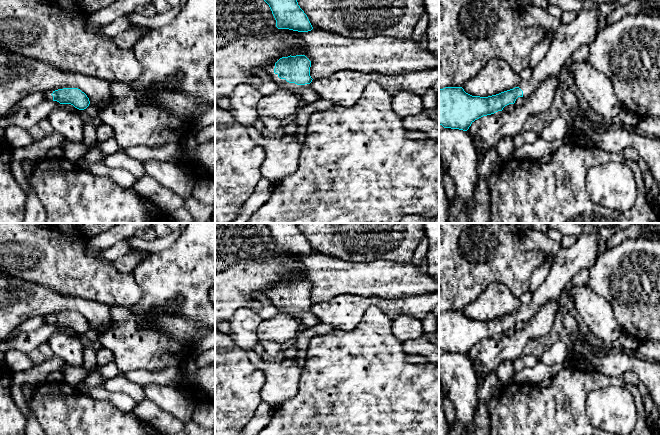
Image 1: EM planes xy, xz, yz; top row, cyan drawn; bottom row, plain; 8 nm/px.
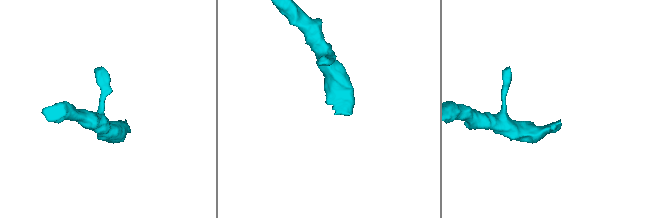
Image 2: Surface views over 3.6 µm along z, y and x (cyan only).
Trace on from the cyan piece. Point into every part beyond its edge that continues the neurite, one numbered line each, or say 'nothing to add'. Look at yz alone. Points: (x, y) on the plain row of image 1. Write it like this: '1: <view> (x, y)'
1: yz (583, 254)

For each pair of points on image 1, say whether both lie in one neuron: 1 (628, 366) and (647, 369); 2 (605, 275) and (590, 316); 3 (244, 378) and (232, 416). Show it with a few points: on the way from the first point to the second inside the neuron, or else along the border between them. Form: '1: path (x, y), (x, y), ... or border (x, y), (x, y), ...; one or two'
1: path (633, 366), (642, 368); one
2: border (587, 285), (610, 305), (613, 313); two
3: path (235, 387), (232, 390), (232, 407); one

